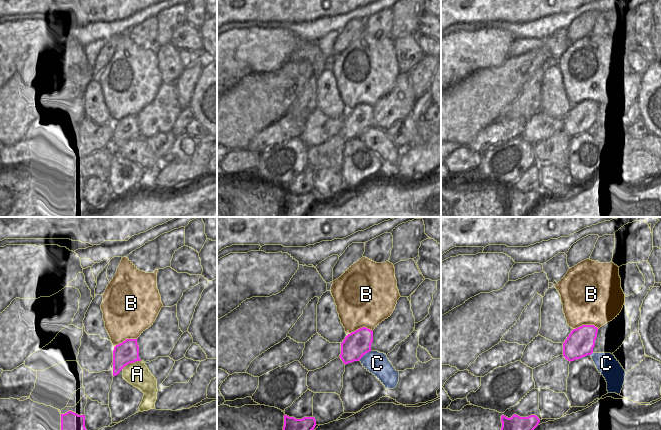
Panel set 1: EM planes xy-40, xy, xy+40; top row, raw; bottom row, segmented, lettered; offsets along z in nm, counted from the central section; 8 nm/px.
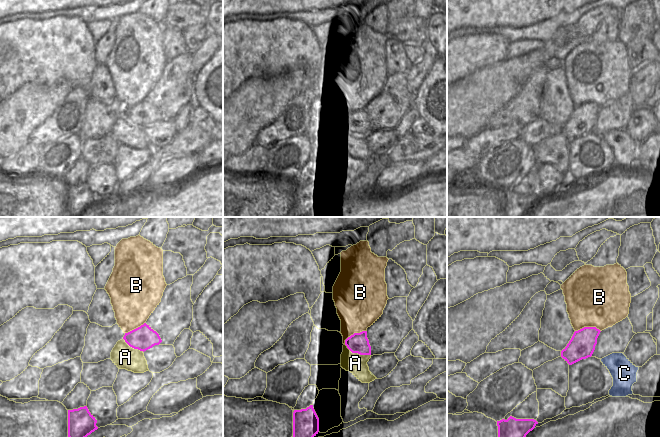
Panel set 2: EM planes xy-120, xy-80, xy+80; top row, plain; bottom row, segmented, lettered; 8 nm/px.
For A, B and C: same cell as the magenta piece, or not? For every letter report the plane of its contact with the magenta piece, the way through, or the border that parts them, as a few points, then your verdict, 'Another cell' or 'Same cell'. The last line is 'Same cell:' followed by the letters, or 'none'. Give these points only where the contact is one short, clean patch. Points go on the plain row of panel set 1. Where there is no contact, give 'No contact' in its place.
A: Touches magenta in xy-40. Boundary: xy-40 (140, 136), (130, 138), (121, 145). Another cell
B: Touches magenta in xy. Another cell
C: Touches magenta in xy. Boundary: xy (370, 126), (358, 136). Another cell
Same cell: none

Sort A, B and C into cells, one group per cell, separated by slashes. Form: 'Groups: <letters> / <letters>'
Groups: A C / B

